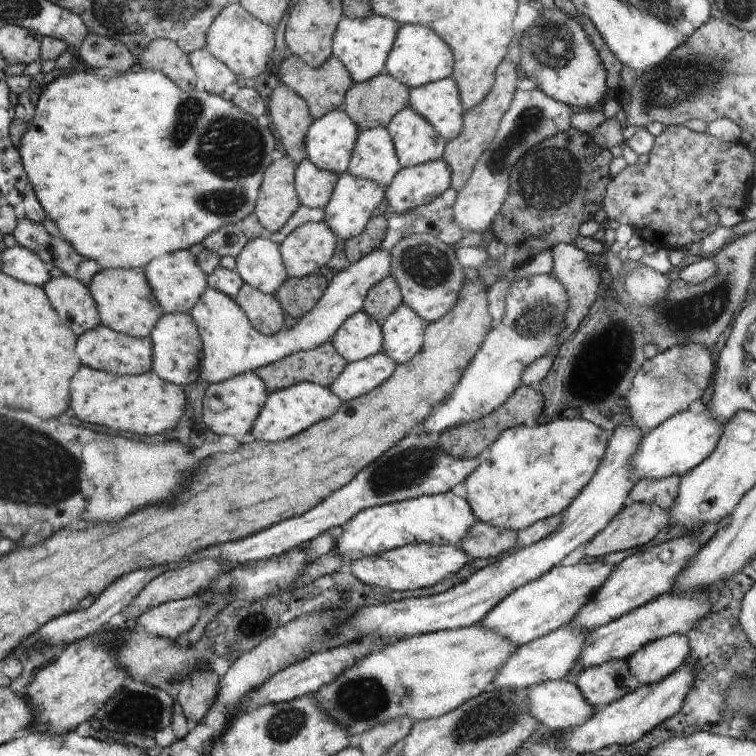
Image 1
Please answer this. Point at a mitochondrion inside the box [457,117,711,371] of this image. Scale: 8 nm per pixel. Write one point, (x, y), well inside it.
(551, 177)

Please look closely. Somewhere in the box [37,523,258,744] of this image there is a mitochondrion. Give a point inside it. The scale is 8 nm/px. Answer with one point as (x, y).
(146, 711)

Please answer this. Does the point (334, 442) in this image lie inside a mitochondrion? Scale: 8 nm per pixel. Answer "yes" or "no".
no

